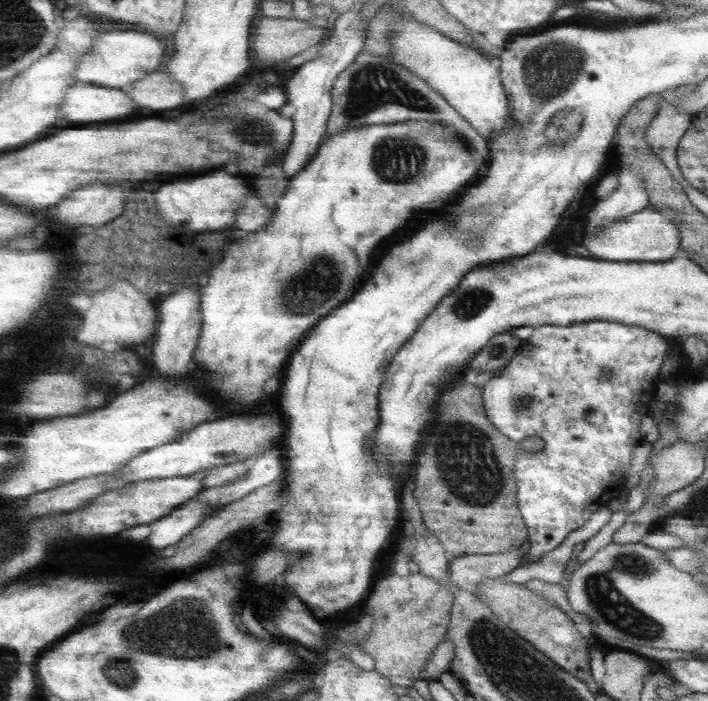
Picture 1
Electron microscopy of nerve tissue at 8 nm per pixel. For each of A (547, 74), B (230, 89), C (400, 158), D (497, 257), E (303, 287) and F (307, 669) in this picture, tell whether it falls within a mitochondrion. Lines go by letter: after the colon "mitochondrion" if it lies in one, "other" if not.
A: mitochondrion
B: other
C: mitochondrion
D: other
E: mitochondrion
F: other

